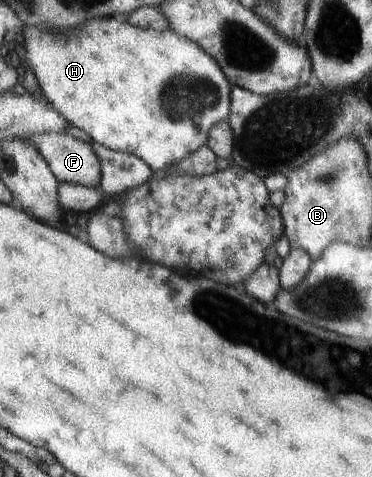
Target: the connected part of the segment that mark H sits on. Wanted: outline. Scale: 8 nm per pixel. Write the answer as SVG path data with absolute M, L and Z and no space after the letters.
M103 17L88 20L86 24L70 28L70 30L56 28L52 32L46 32L46 30L38 30L38 28L34 28L32 25L26 25L22 30L24 33L24 44L19 45L19 50L23 58L23 68L31 67L42 90L42 95L56 108L56 111L60 112L74 127L84 130L92 138L93 142L114 151L131 153L138 156L138 158L148 164L148 167L154 173L163 171L171 163L176 164L180 160L184 160L186 156L190 156L190 154L202 148L202 146L206 146L210 128L214 124L227 122L228 116L230 116L231 85L228 78L224 76L224 72L220 70L218 60L214 60L210 54L206 54L206 50L202 50L194 40L188 40L184 36L179 36L176 32L171 30L158 32L158 30L154 29L134 27L120 17Z

